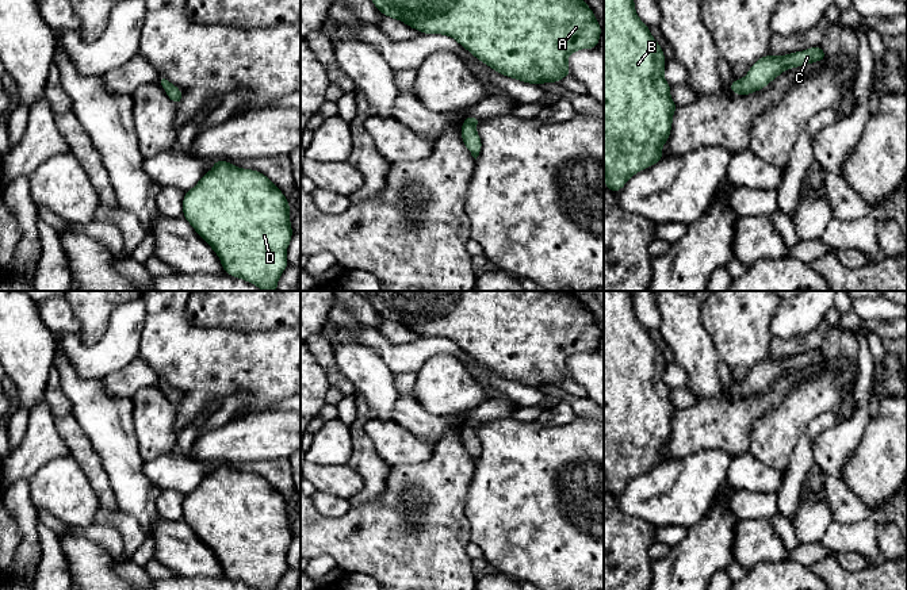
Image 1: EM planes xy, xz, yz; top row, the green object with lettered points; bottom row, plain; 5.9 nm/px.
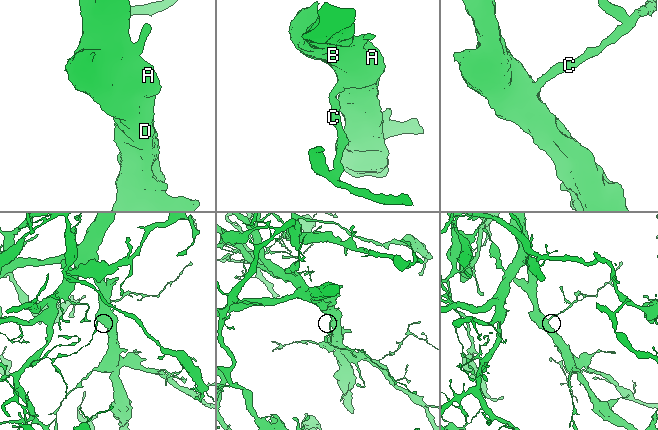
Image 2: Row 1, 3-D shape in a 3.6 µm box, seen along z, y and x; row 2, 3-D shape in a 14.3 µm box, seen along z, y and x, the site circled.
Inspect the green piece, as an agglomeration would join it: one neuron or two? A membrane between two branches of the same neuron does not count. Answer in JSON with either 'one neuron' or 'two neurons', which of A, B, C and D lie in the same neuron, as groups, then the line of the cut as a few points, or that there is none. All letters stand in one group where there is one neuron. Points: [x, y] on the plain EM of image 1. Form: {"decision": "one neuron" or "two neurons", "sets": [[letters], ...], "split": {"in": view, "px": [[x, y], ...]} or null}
{"decision": "one neuron", "sets": [["A", "B", "C", "D"]], "split": null}

